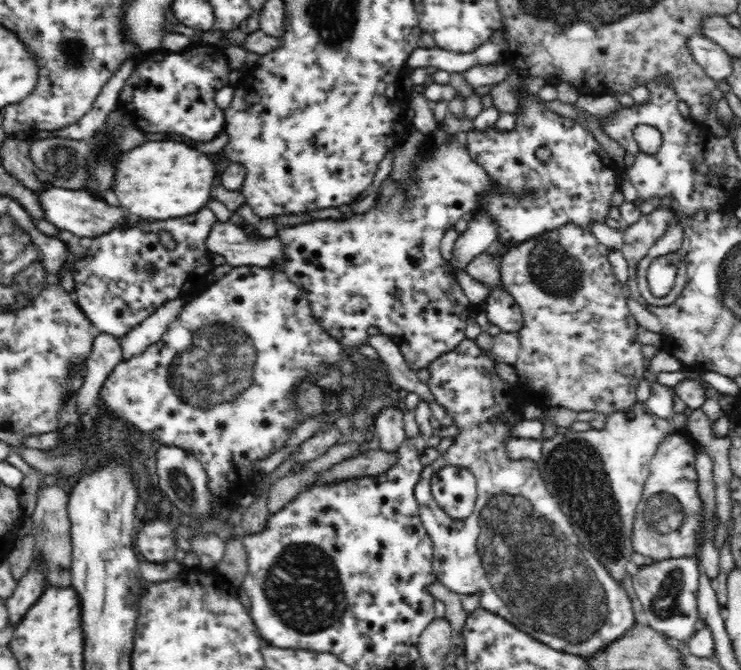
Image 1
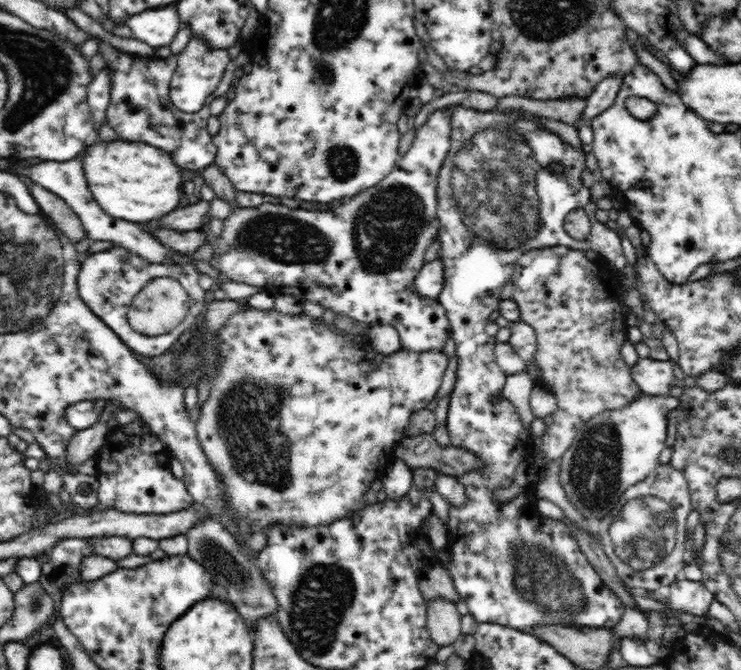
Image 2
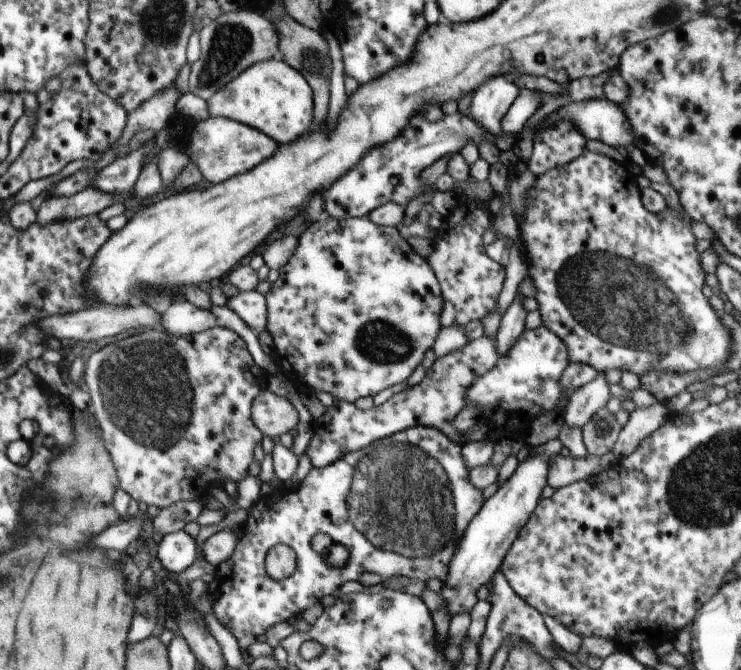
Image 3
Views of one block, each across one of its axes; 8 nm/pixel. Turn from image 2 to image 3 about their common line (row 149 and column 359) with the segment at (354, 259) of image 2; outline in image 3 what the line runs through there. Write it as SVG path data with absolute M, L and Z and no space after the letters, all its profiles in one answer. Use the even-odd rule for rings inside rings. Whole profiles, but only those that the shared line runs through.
M483 337L471 340L462 350L456 350L437 358L425 372L423 380L412 387L395 393L381 406L370 410L359 410L354 403L335 400L332 407L316 420L312 439L307 447L307 454L312 467L323 468L343 458L346 454L366 448L372 442L393 436L395 433L411 427L426 426L440 430L442 434L458 446L468 442L465 434L459 432L453 421L466 404L466 390L474 384L476 378L484 376L496 366L498 360L495 338Z

